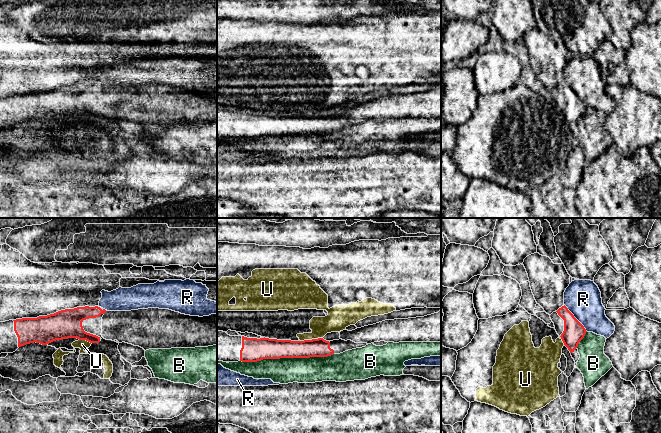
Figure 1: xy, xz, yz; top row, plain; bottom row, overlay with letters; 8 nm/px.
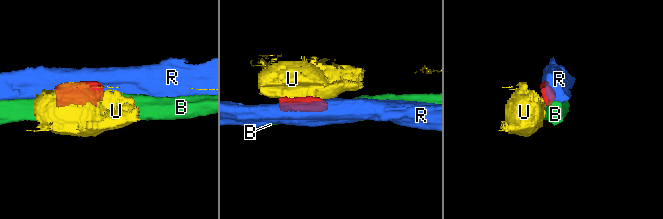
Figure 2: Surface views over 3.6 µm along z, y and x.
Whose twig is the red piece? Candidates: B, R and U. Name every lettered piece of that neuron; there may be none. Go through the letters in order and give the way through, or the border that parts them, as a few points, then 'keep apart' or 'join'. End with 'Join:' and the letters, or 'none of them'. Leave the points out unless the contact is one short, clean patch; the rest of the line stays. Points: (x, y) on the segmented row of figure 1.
B: keep apart
R: keep apart
U: border along xz (322, 337), (300, 341); keep apart
Join: none of them

